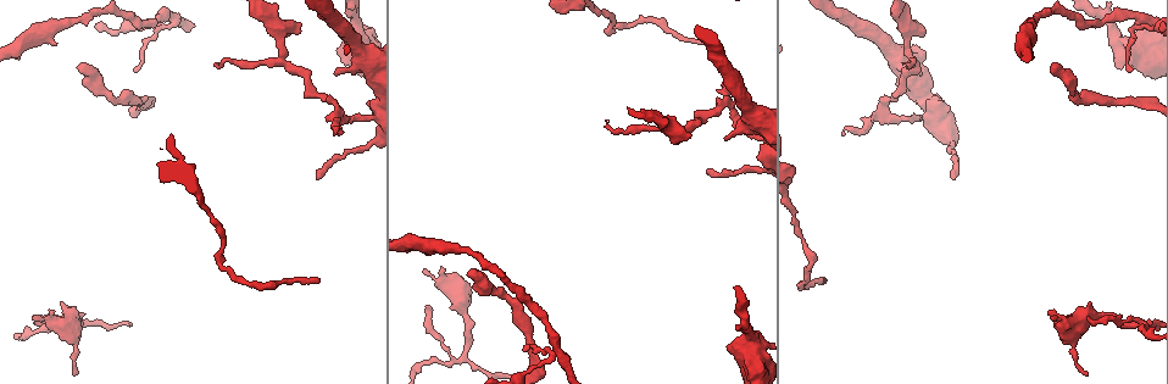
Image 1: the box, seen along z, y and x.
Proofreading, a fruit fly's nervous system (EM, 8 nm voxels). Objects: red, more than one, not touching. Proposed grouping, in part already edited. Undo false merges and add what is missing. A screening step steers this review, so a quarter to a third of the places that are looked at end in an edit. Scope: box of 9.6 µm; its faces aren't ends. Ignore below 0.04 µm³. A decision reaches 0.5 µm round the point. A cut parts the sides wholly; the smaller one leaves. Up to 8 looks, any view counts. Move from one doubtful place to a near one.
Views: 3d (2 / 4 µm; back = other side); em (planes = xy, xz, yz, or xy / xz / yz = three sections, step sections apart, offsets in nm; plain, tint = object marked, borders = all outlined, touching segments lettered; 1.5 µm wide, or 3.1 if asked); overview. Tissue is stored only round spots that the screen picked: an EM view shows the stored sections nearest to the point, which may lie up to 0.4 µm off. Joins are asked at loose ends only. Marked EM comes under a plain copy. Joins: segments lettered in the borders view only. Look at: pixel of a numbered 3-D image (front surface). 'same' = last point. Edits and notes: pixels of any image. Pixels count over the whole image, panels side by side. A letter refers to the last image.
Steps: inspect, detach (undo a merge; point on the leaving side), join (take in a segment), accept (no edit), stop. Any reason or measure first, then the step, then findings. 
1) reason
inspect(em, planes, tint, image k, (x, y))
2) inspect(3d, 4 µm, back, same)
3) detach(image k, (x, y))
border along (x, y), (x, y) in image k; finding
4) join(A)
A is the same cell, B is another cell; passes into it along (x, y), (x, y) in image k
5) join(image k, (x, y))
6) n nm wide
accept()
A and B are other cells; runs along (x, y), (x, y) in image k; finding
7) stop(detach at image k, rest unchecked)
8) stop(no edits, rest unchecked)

an open end
inspect(em, planes, borders, image 1, (1131, 69))

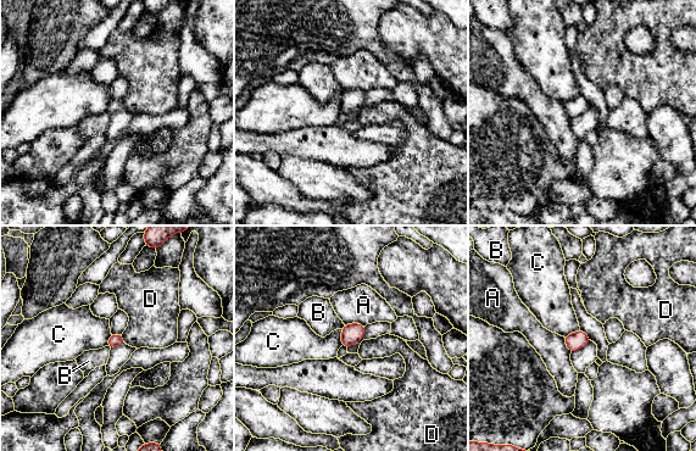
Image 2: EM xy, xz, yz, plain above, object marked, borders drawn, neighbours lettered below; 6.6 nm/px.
90 nm wide
accept()
A, B, C and D are other cells; border along (121, 334), (126, 343) in image 2; none of them fits

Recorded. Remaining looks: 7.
branch stops here
inspect(3d, 4 µm, image 1, (78, 68))

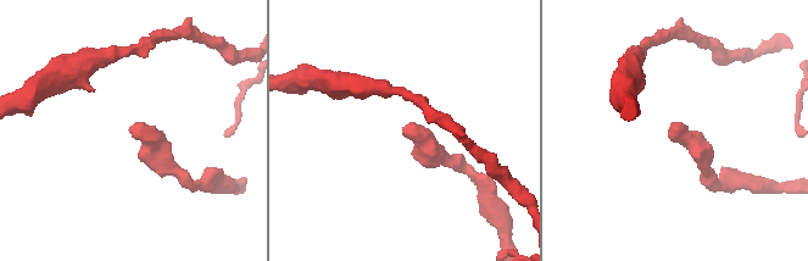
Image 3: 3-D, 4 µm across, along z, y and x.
shape alone is not enough
inspect(em, planes, tint, image 3, (405, 132))

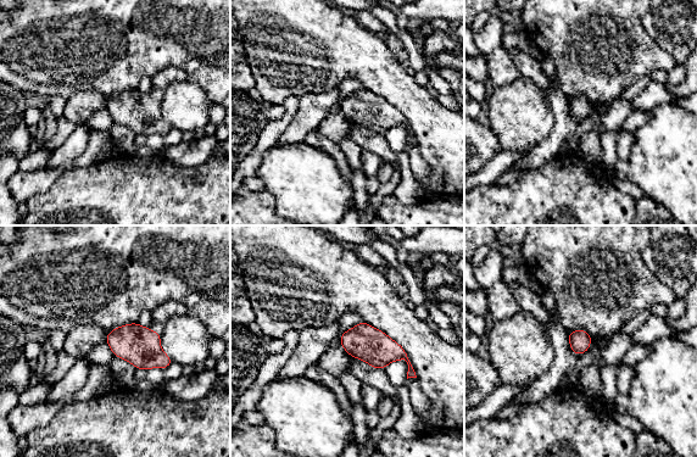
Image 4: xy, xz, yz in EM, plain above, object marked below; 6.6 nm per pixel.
what lies round it
inspect(em, planes, borders, same)

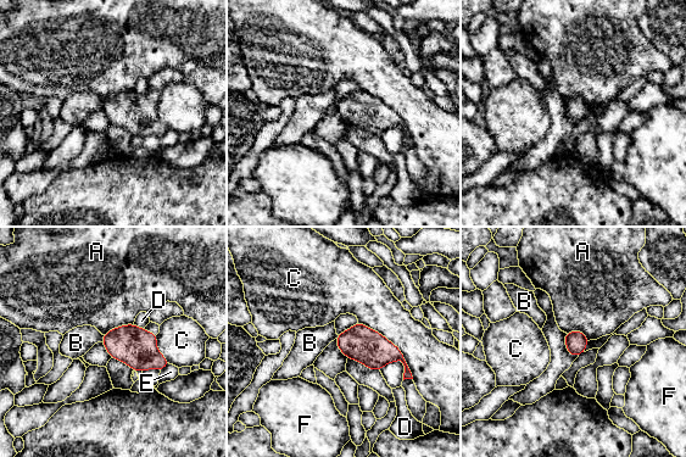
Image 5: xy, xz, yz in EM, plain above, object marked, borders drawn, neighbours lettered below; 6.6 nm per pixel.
accept()
A, B, C, D, E and F are other cells; border along (133, 323), (117, 325), (104, 335) in image 5; no lettered segment goes on from it

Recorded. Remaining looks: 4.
calibre changes
inspect(em, planes, borders, image 1, (748, 335))

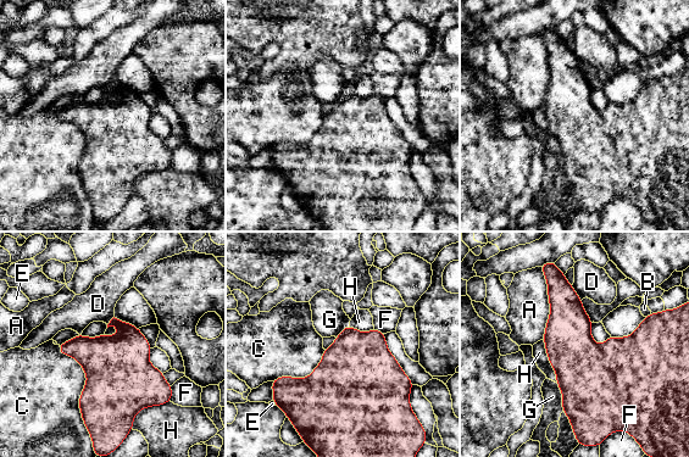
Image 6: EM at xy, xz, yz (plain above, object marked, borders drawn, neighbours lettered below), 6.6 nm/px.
380 nm wide
accept()
A, B, C, D, E, F, G and H are other cells; border along (57, 345), (85, 374), (88, 429) in image 6; continuous, no second neuron

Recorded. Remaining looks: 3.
stop(no edits, rest unchecked)

